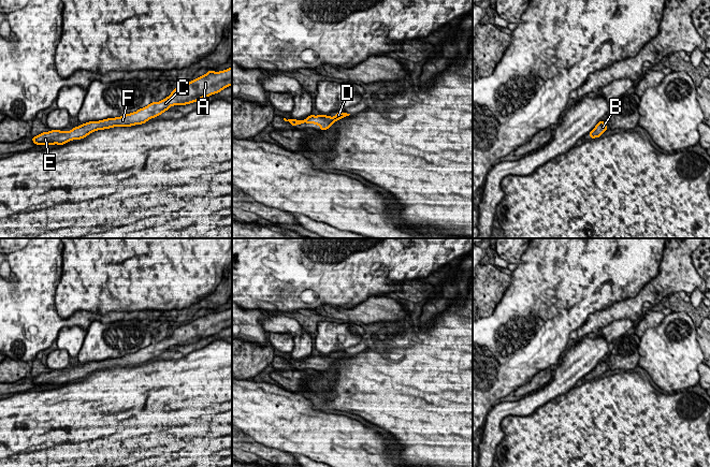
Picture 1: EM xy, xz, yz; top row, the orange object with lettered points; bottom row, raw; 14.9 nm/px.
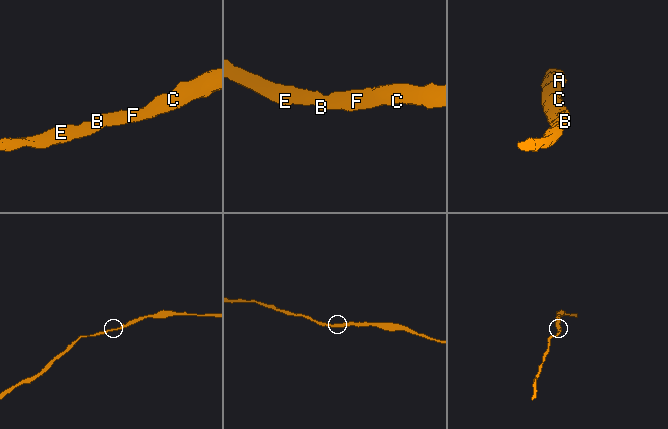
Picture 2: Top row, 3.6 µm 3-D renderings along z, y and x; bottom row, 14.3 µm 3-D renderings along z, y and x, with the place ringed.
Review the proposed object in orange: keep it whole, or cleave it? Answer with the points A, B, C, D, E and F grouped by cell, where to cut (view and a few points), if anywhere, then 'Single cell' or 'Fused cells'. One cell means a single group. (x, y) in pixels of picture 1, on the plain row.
Groups: A B C D E F. No split. Single cell

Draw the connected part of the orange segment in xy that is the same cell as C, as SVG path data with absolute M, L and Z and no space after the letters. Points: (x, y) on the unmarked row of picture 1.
M232 308L224 311L207 311L185 325L178 325L172 334L160 342L153 342L146 348L126 354L121 357L107 359L100 362L89 362L79 367L74 367L71 371L52 370L43 373L32 378L35 385L63 385L72 380L81 380L97 370L108 369L113 367L130 367L145 364L147 361L169 351L173 346L185 346L199 341L202 338L220 333L222 330L232 325Z

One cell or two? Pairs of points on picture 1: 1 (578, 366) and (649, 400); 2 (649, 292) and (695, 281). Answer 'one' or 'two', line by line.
1: two
2: one

